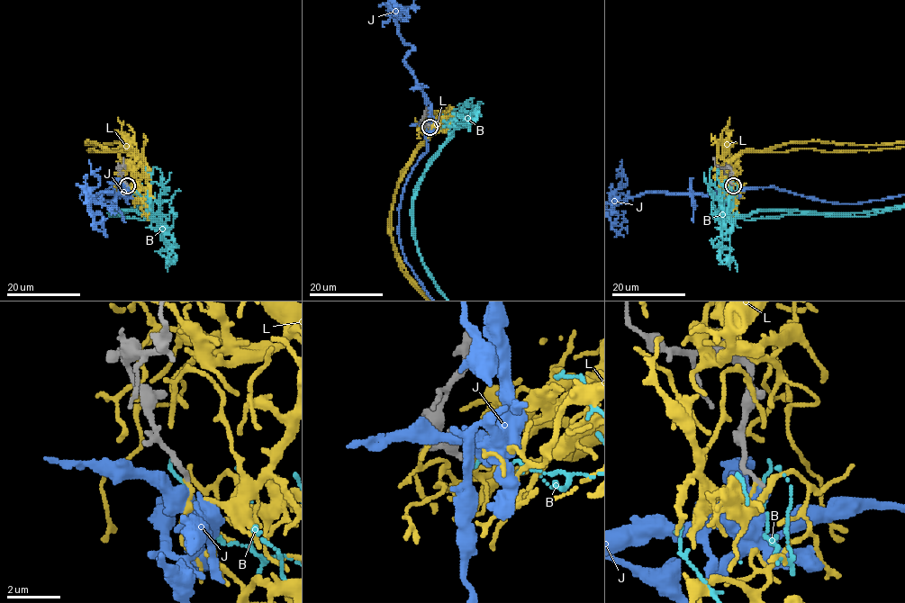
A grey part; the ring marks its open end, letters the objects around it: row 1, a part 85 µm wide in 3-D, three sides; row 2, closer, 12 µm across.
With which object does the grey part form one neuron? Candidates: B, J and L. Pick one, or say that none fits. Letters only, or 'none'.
none

